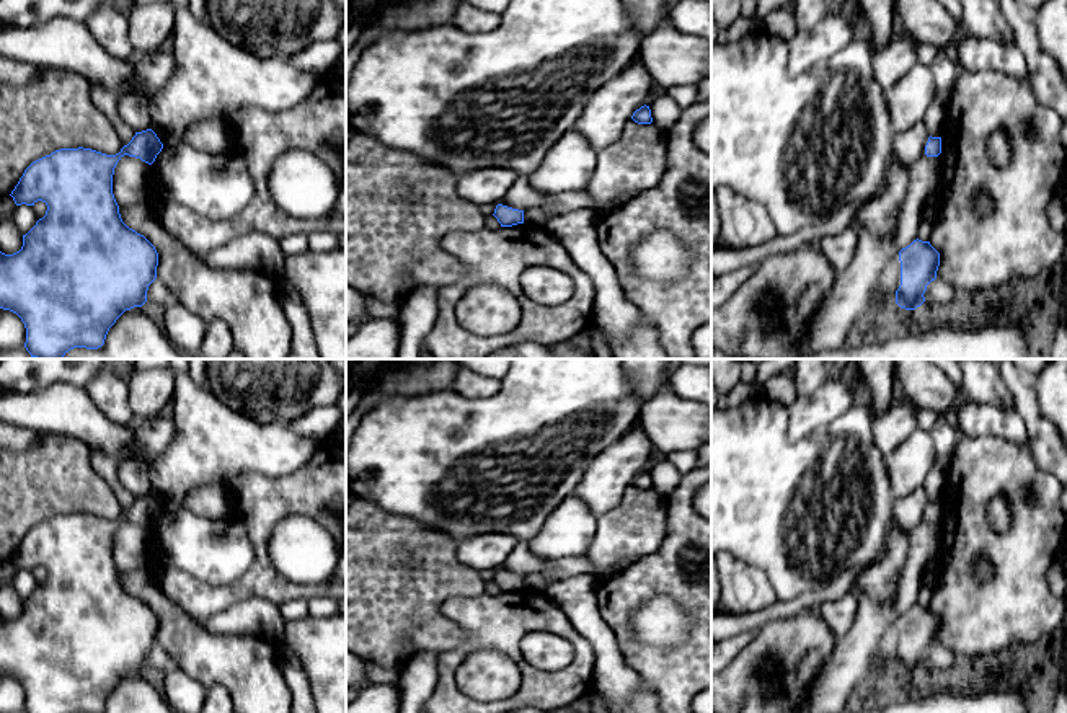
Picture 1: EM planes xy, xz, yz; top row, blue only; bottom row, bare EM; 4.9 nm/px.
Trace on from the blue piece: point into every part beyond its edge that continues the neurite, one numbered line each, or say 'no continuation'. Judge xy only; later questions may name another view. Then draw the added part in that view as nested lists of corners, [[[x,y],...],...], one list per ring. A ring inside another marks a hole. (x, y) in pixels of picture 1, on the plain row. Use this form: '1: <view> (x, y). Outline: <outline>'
no continuation

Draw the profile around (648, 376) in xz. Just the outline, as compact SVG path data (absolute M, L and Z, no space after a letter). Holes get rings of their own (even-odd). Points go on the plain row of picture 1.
M622 359L622 362L631 377L640 406L656 396L667 379L669 359Z

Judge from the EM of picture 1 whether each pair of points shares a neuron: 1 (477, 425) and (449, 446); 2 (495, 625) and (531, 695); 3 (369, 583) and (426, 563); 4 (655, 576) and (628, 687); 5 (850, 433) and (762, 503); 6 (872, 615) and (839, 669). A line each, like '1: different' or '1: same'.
1: same
2: same
3: same
4: different
5: same
6: same

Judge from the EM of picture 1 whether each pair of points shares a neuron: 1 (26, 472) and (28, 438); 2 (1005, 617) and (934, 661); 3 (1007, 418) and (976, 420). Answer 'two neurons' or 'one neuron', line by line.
1: two neurons
2: two neurons
3: one neuron

